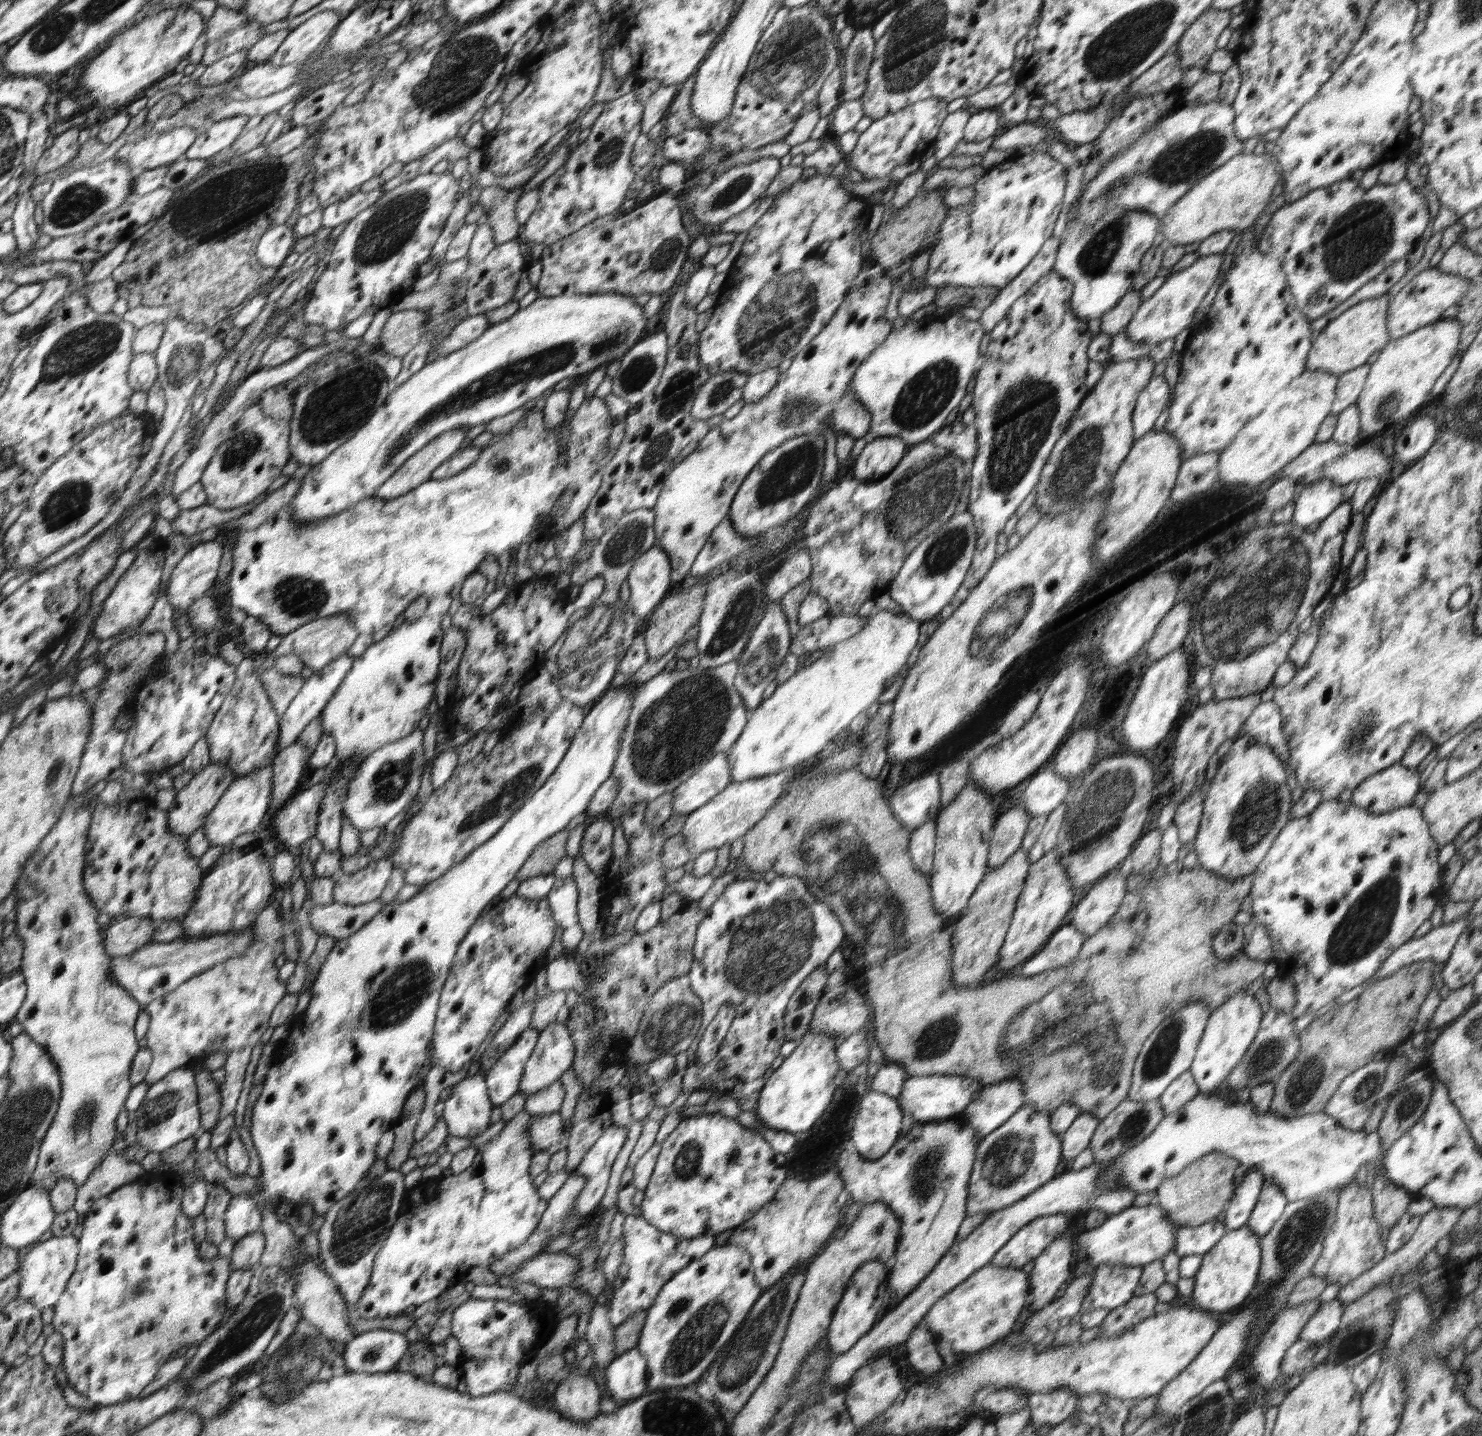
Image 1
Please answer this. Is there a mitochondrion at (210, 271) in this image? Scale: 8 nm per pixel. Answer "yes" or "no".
no

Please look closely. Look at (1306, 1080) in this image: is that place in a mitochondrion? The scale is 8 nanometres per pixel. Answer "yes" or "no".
yes

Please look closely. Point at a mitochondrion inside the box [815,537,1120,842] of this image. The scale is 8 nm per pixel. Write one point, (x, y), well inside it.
(1003, 619)

